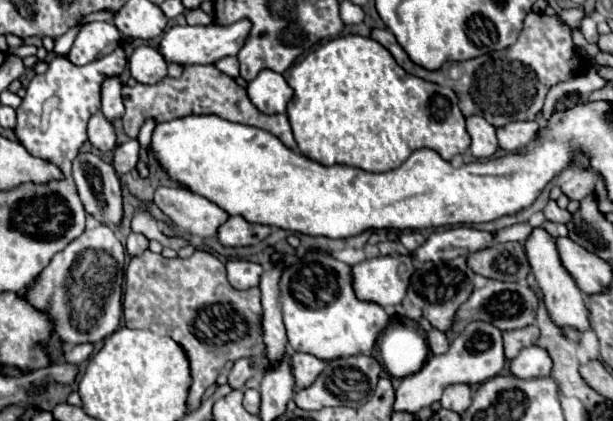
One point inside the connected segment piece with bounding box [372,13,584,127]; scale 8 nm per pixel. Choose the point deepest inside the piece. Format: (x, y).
(510, 86)

